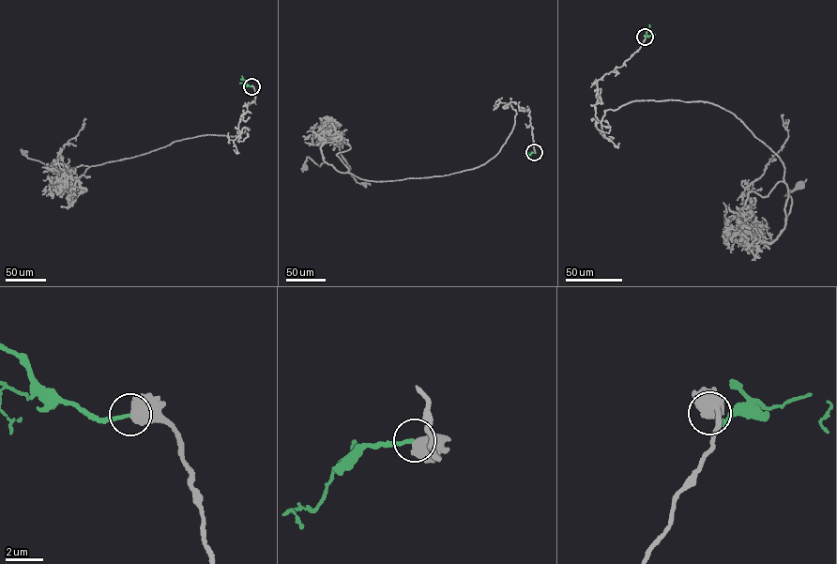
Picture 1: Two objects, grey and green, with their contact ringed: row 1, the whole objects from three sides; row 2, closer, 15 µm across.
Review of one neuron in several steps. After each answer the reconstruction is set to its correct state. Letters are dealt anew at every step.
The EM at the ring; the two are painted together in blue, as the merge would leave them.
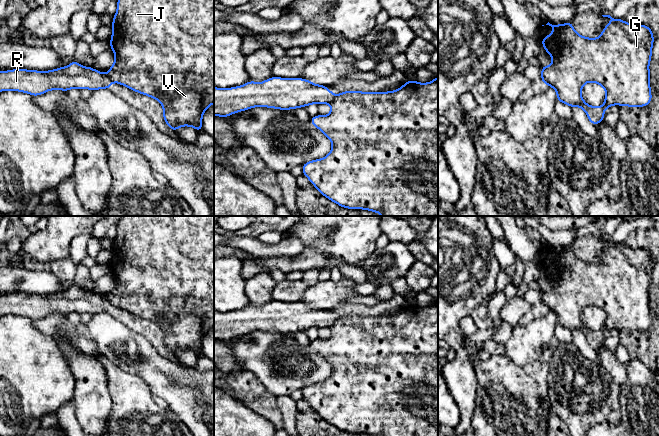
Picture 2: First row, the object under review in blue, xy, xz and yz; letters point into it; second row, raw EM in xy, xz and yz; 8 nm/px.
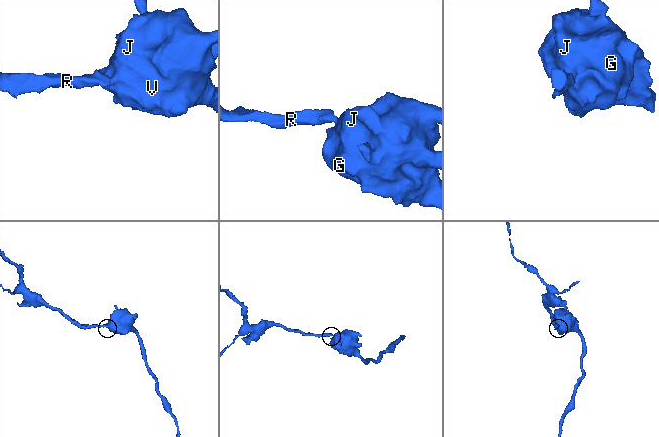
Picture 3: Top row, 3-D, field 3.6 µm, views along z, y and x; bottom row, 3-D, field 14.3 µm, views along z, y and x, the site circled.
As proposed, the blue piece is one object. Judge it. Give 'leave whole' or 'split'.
split

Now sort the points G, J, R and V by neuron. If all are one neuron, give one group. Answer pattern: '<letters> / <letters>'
G J V / R

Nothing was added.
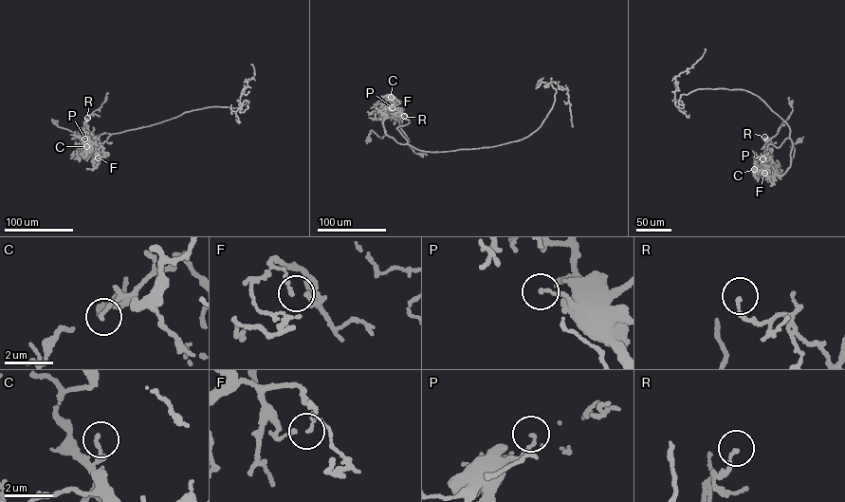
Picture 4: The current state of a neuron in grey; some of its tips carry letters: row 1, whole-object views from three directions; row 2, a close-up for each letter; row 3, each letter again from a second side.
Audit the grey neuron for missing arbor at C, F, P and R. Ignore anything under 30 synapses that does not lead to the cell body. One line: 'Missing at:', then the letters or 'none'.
Missing at: none

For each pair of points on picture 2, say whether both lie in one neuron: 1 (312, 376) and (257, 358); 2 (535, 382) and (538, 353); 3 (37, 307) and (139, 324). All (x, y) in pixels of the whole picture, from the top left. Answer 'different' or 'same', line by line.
1: same
2: different
3: same

